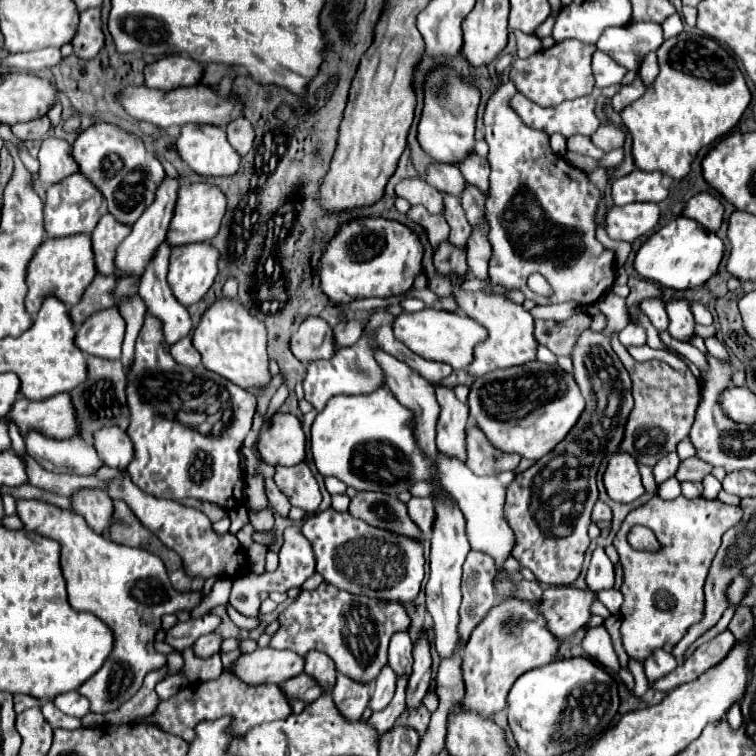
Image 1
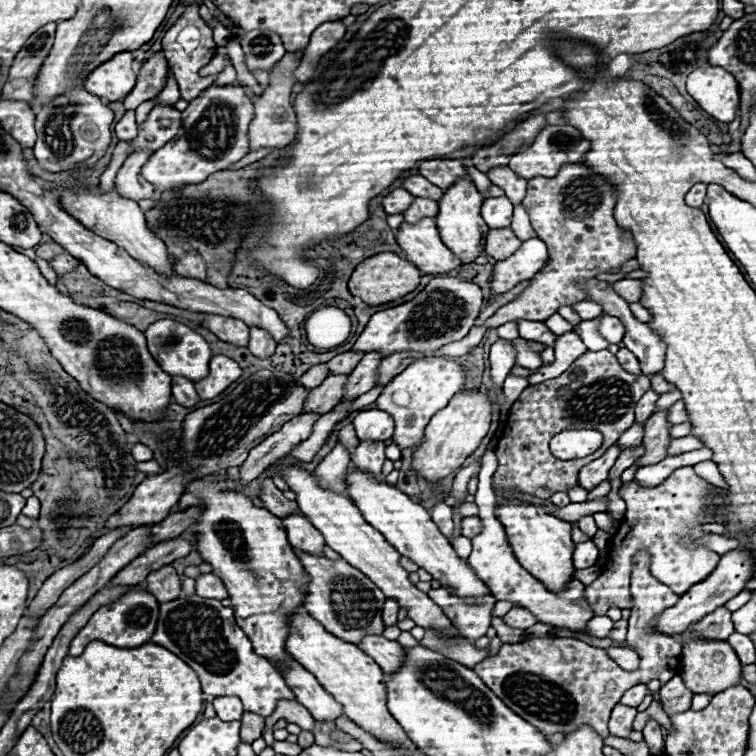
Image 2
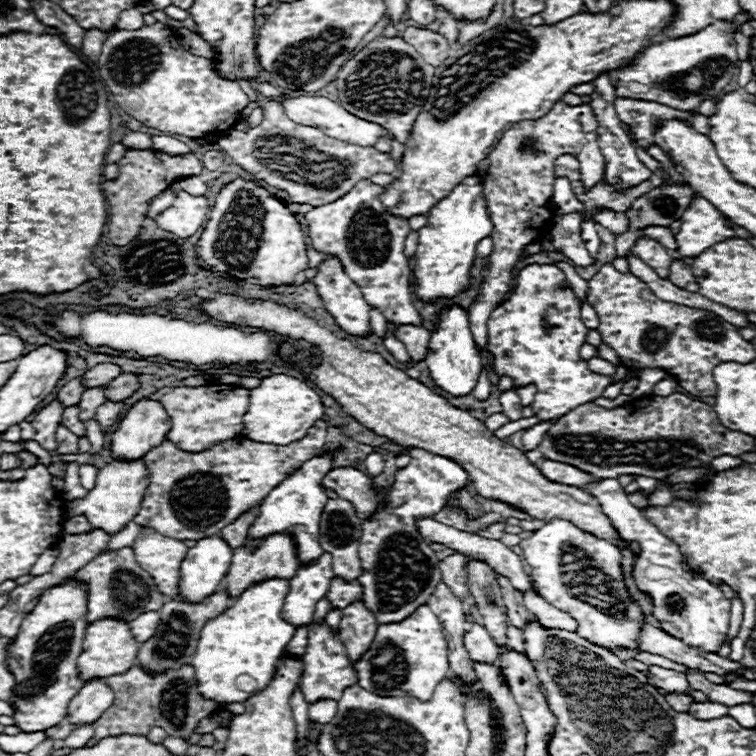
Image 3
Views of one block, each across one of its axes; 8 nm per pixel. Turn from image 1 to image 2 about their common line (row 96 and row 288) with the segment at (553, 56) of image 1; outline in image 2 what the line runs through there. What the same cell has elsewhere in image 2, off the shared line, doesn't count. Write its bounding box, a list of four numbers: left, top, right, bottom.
[486,166,636,328]

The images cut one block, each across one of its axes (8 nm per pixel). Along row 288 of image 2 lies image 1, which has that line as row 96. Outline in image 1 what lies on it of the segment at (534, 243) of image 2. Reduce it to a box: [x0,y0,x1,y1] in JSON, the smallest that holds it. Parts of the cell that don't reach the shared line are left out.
[484,82,616,306]

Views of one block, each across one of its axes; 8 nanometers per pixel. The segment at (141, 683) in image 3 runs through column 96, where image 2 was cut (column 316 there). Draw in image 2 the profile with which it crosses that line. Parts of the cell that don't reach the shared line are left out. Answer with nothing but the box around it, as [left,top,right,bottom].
[314,722,338,746]

